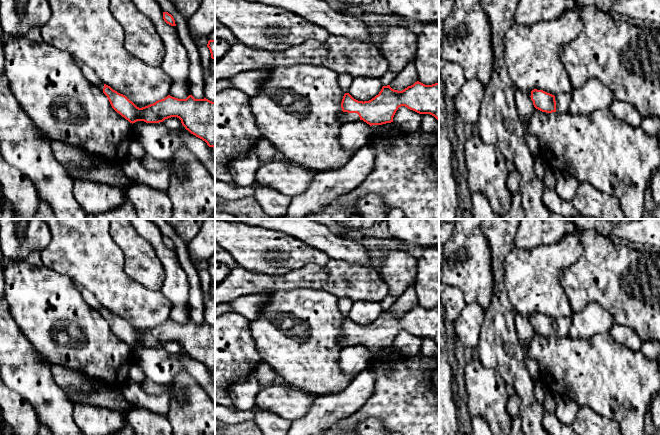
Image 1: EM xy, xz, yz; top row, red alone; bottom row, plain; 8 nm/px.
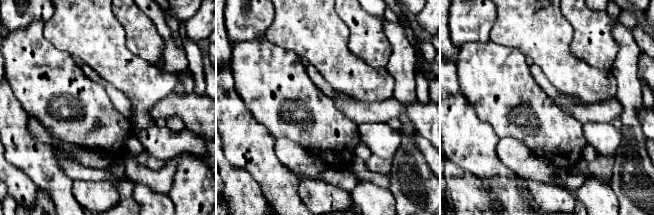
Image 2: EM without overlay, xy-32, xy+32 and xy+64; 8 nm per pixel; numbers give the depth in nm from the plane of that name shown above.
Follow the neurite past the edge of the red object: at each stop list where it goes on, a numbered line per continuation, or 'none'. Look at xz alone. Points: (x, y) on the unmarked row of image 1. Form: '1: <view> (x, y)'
1: xz (345, 341)

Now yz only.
1: yz (563, 324)

